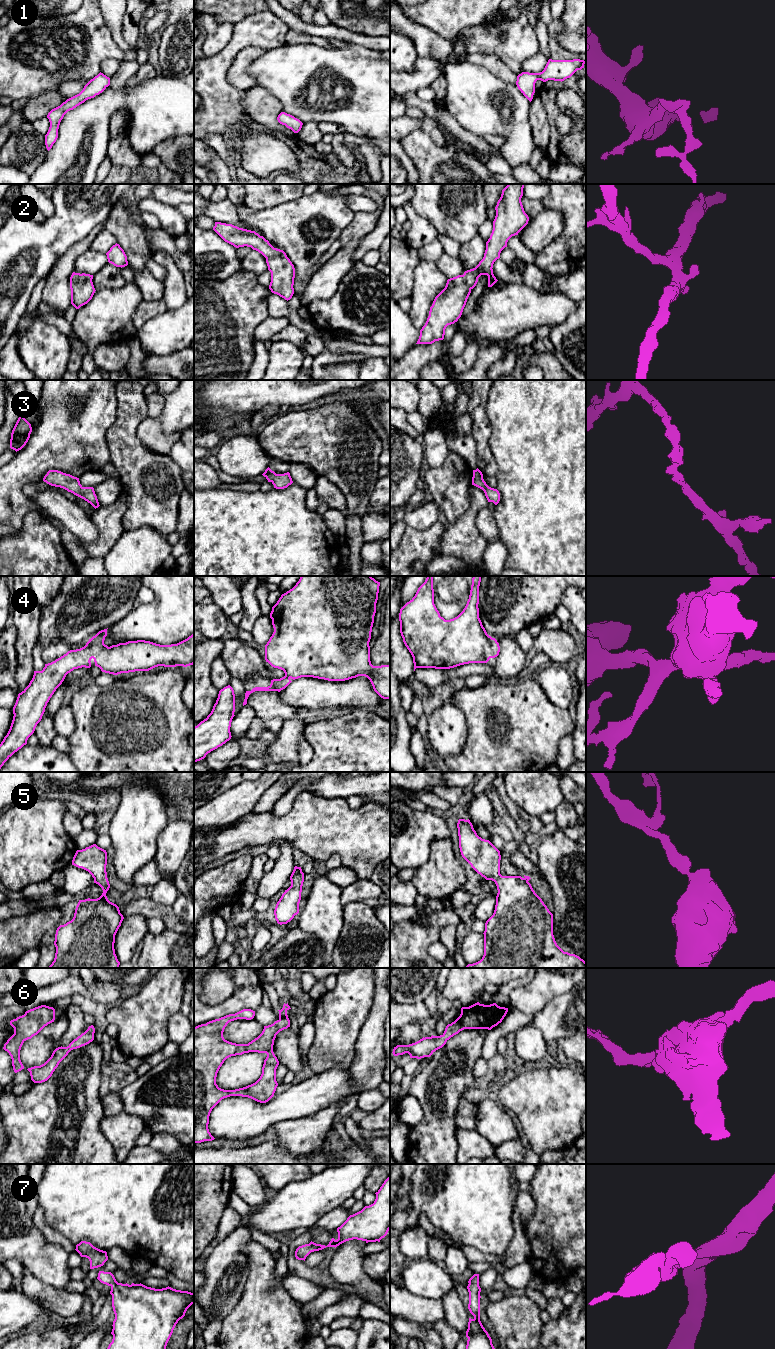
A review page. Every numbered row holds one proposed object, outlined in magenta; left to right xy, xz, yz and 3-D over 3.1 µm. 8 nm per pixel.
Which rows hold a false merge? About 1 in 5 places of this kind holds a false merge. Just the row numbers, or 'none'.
none

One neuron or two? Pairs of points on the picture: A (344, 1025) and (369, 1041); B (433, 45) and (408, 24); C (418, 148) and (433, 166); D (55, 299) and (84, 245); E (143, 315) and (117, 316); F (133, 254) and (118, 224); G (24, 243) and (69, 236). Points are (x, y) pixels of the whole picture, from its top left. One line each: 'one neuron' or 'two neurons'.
A: two neurons
B: one neuron
C: one neuron
D: one neuron
E: two neurons
F: one neuron
G: one neuron

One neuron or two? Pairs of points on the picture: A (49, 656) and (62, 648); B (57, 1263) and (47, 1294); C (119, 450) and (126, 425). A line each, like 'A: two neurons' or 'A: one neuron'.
A: one neuron
B: two neurons
C: one neuron

